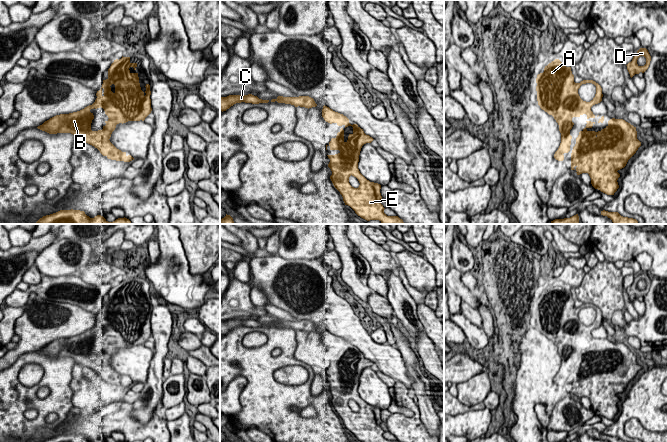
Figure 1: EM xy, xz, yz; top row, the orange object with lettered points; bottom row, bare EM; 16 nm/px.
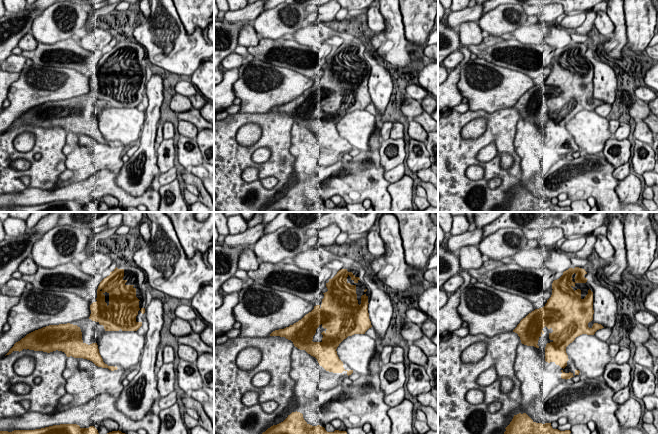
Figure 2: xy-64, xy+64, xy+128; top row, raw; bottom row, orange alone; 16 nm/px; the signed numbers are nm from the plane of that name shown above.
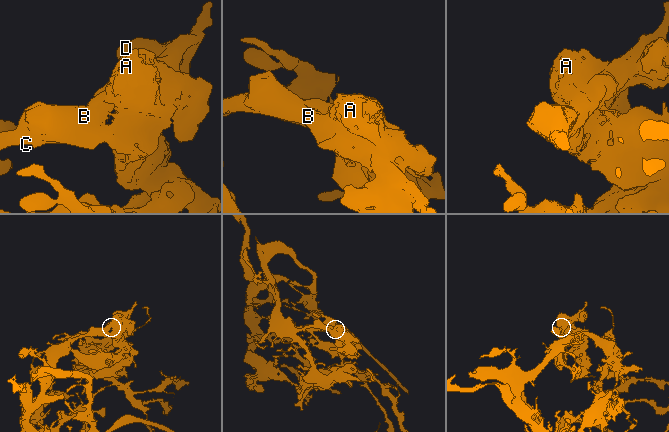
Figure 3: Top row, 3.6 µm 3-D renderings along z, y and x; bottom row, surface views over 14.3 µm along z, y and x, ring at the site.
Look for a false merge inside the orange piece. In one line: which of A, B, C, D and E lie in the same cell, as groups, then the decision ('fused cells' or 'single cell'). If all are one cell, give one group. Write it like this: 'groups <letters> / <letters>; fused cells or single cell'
groups A B C D E; single cell

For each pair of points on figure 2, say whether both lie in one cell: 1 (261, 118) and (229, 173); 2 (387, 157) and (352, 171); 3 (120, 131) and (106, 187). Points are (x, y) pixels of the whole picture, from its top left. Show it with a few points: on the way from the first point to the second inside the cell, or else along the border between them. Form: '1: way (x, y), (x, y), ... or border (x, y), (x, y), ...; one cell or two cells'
1: way (265, 132), (265, 137), (241, 159); one cell
2: border (381, 165), (385, 171); two cells
3: border (117, 170), (100, 169), (98, 171); two cells

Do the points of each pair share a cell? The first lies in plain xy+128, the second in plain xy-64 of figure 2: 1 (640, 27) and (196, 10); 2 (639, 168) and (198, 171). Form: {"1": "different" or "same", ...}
{"1": "same", "2": "different"}

